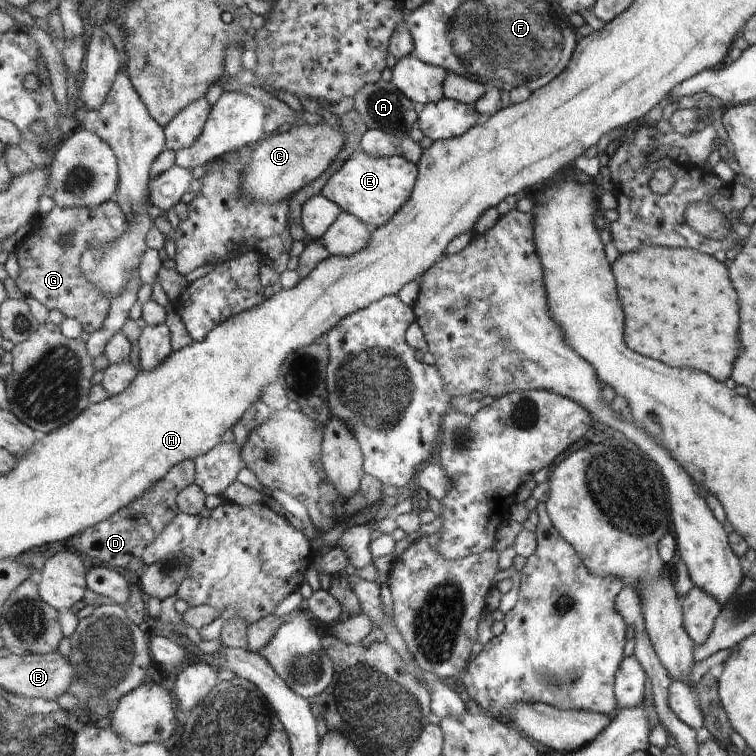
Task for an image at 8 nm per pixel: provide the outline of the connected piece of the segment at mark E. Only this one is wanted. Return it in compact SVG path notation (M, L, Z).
M358 150L329 178L321 194L334 201L342 212L357 216L371 230L376 230L402 208L414 188L417 176L417 164L403 156L380 158Z

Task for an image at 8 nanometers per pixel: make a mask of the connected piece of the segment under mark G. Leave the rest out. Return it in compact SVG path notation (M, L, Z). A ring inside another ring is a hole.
M114 200L97 207L63 209L56 205L45 217L39 217L25 241L16 246L19 275L16 285L28 296L38 299L49 310L62 312L82 324L86 332L100 331L112 309L111 300L82 272L81 256L99 245L118 240L128 230L125 212Z

